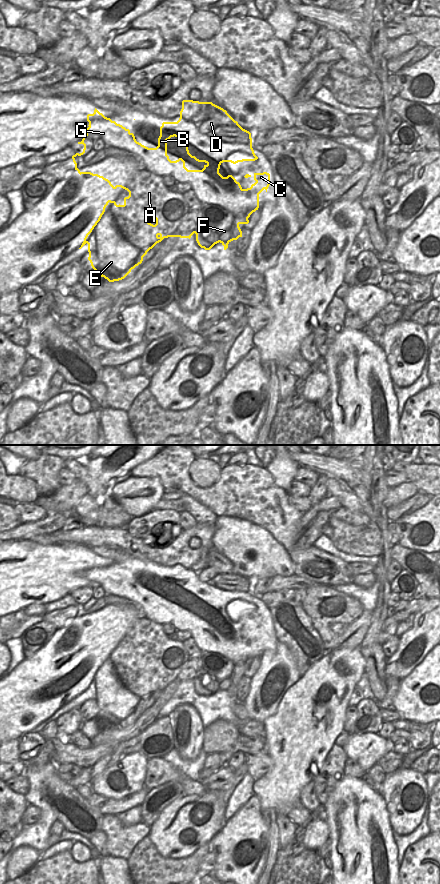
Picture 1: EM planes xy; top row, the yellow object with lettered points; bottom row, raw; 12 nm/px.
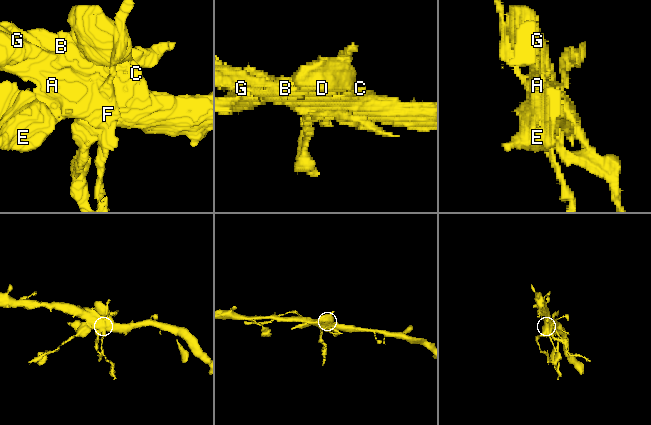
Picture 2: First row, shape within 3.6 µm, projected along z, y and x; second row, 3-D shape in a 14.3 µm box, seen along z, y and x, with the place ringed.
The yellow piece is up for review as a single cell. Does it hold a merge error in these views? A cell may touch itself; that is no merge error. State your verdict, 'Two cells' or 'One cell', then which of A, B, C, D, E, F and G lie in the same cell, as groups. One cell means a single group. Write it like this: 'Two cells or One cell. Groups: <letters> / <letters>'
Two cells. Groups: A E F / B C D G

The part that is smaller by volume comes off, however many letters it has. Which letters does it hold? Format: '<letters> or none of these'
A, E, F

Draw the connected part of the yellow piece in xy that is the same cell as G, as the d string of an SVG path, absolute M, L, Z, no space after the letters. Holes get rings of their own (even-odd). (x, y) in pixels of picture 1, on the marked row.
M183 100L180 118L177 122L163 122L160 127L160 136L156 148L148 148L137 142L133 133L110 118L105 117L96 108L93 114L87 115L89 127L84 128L86 135L81 142L84 149L82 153L72 156L75 170L81 174L90 174L107 181L112 187L115 175L115 168L120 167L122 162L124 167L132 166L133 171L144 165L145 167L161 172L167 170L170 178L176 174L190 177L191 181L187 185L187 190L196 204L202 204L219 197L221 194L227 197L227 211L239 224L248 224L250 215L259 208L259 194L270 185L270 174L267 172L254 173L256 181L250 188L243 189L239 182L232 175L223 177L219 173L220 165L223 162L236 164L243 161L255 161L258 157L252 148L251 133L243 129L226 110L213 104L212 102L199 102L193 100ZM171 137L177 137L186 147L187 154L198 162L205 162L202 170L188 170L185 161L179 158L171 161L167 155L167 141ZM195 182L202 182L207 188L206 192L197 192Z

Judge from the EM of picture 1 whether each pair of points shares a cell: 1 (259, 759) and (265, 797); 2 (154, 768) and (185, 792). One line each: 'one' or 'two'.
1: one
2: one

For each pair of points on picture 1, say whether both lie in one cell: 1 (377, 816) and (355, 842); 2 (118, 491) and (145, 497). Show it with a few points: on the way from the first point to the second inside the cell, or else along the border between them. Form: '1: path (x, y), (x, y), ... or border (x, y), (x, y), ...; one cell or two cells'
1: border (349, 816), (367, 819), (373, 850); two cells
2: path (125, 494), (138, 494); one cell

